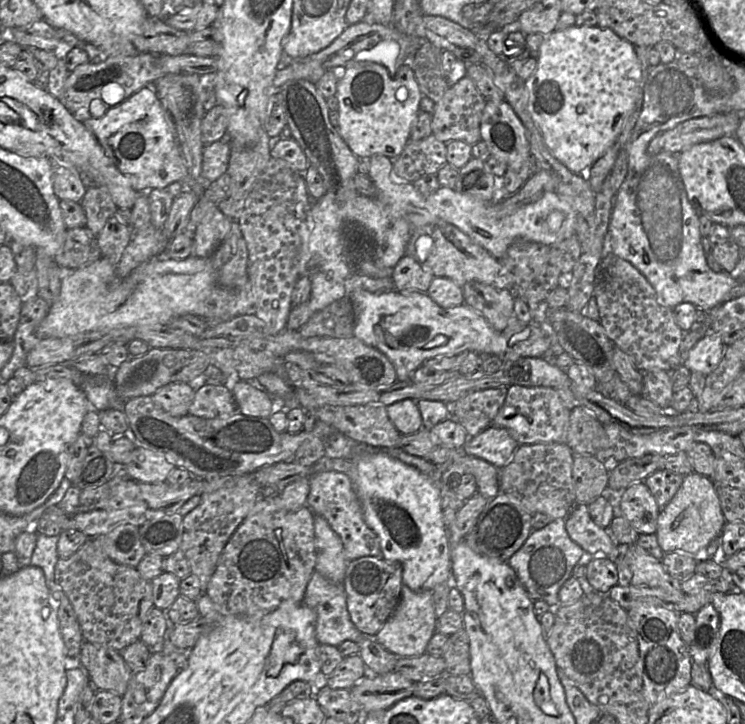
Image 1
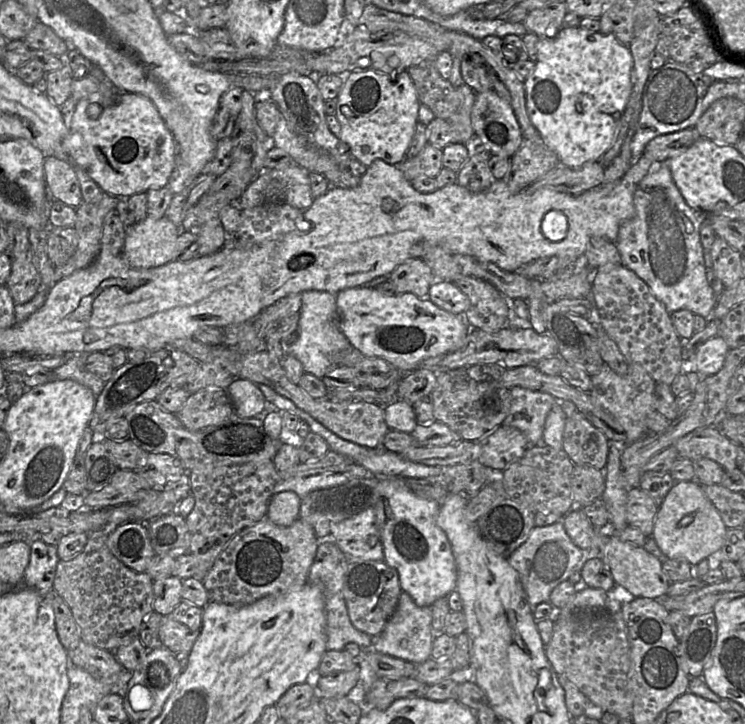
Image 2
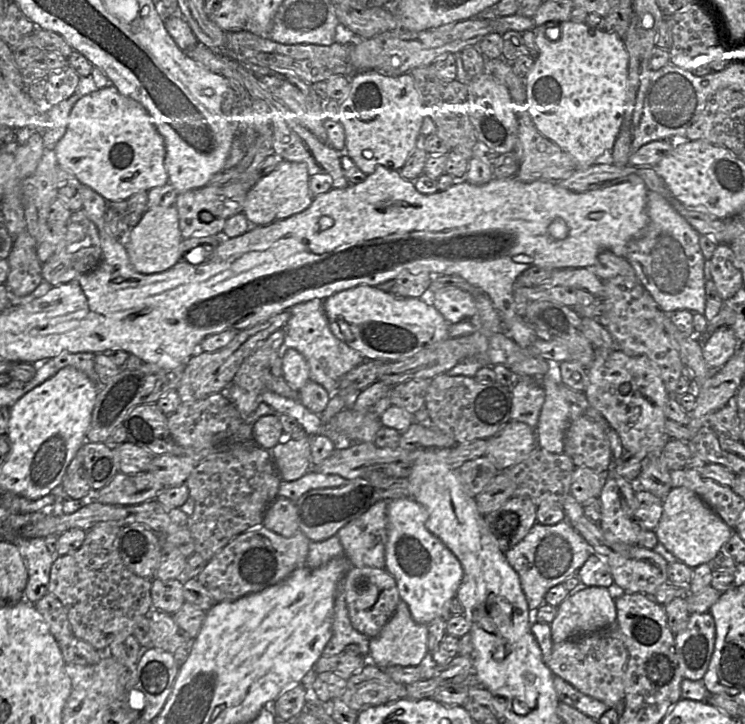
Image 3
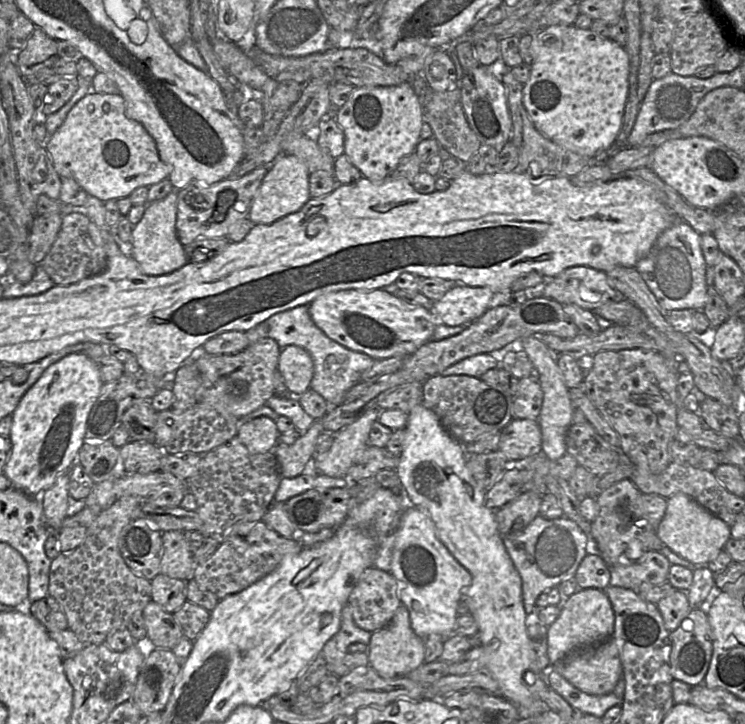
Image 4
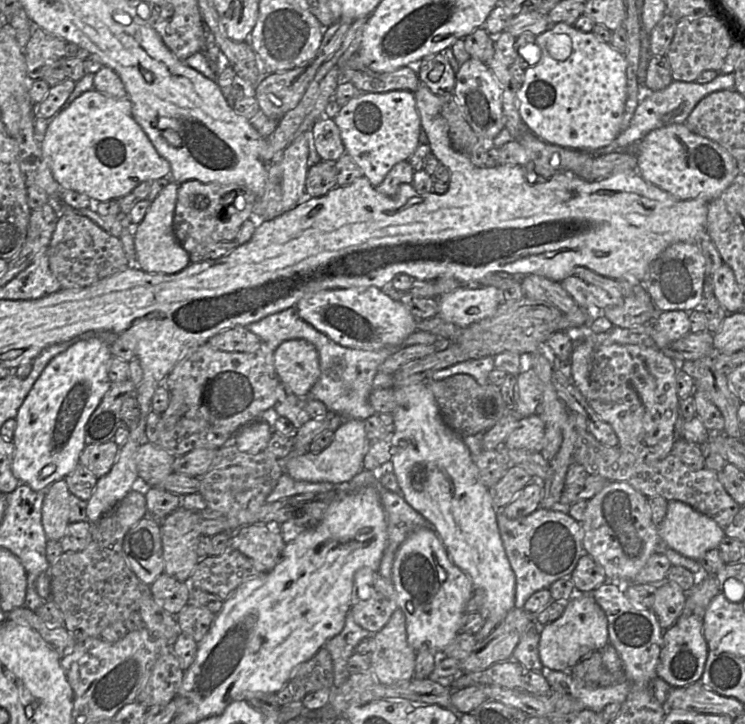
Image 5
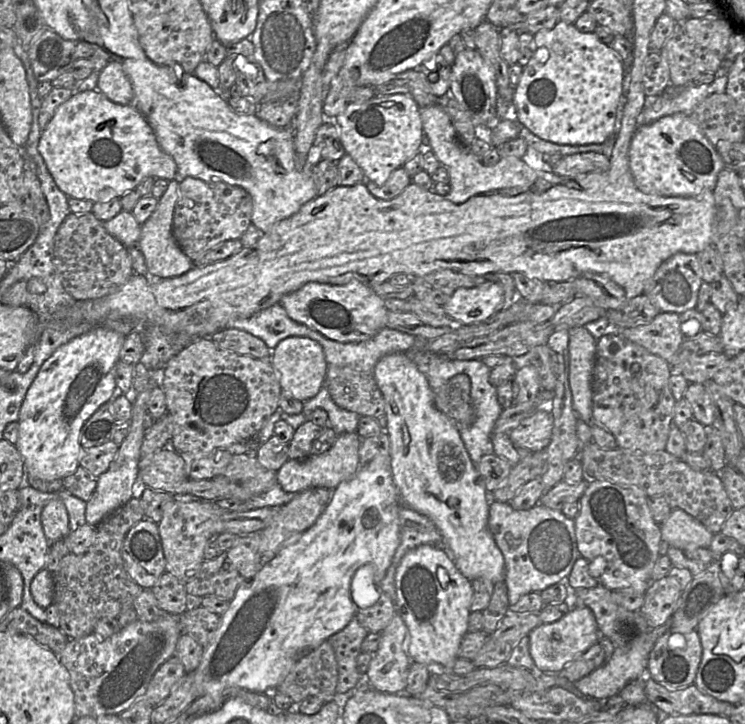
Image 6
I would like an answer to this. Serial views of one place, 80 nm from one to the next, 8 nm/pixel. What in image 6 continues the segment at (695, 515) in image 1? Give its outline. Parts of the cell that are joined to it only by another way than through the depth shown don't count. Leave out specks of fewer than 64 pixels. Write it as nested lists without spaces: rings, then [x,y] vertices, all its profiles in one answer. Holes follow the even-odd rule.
[[[672,509],[668,518],[660,524],[662,540],[665,540],[671,547],[682,551],[698,547],[709,548],[714,534],[710,532],[701,522],[689,515],[682,509]]]

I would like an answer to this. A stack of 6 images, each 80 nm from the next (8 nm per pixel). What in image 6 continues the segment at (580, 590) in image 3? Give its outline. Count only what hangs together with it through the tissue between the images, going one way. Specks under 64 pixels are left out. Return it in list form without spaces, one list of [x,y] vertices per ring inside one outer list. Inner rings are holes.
[[[574,606],[561,619],[538,625],[528,634],[529,652],[542,673],[560,673],[569,663],[599,642],[601,637],[593,612],[584,606]]]

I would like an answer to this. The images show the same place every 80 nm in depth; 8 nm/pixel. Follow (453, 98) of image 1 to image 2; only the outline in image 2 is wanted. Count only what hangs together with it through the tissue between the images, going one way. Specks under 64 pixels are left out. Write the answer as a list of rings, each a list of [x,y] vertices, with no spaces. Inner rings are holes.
[[[467,84],[458,87],[460,105],[449,119],[434,119],[427,126],[428,143],[436,148],[444,149],[449,144],[466,144],[475,136],[471,113],[476,92]]]

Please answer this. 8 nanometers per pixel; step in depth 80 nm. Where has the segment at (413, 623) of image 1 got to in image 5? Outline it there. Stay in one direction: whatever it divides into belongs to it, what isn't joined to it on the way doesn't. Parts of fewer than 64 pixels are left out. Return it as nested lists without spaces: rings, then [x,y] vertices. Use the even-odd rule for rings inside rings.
[[[397,609],[388,623],[373,635],[371,672],[383,685],[393,686],[414,678],[417,652],[408,644],[406,618]]]

